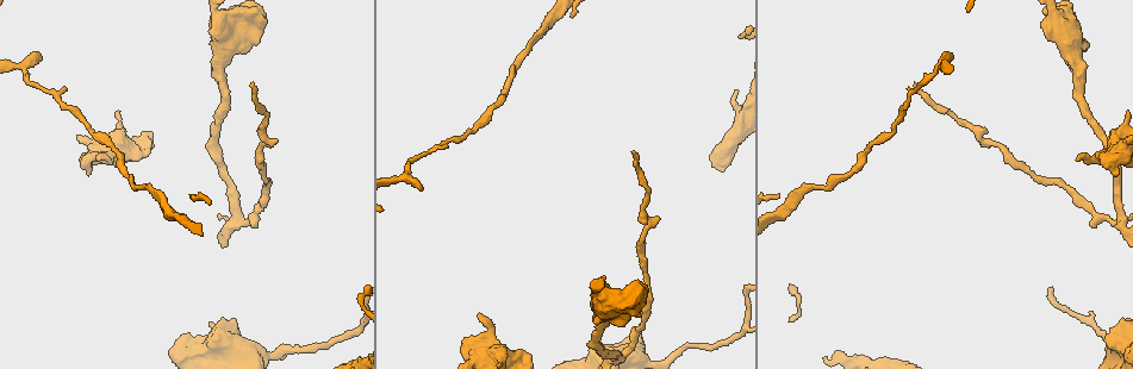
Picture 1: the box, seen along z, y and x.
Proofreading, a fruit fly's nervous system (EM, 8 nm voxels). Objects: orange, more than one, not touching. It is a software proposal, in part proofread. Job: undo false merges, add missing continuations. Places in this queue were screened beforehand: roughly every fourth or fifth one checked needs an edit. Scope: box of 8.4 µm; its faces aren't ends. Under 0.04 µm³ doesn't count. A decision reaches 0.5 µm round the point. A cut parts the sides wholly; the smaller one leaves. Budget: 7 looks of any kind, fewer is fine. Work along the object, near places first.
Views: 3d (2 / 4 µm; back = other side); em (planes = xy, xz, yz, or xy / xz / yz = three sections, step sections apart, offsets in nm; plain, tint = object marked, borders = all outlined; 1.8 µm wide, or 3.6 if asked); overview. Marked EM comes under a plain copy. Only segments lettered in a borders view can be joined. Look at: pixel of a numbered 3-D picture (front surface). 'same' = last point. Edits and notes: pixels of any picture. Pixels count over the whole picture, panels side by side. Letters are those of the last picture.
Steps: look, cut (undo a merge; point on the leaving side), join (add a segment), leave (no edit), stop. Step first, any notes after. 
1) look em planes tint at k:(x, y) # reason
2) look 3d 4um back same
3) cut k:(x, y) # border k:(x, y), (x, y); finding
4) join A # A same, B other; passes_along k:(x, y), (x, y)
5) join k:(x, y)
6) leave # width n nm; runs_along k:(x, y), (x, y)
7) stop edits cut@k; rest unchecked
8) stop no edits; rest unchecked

look em planes borders at 1:(914, 84) # tapers out

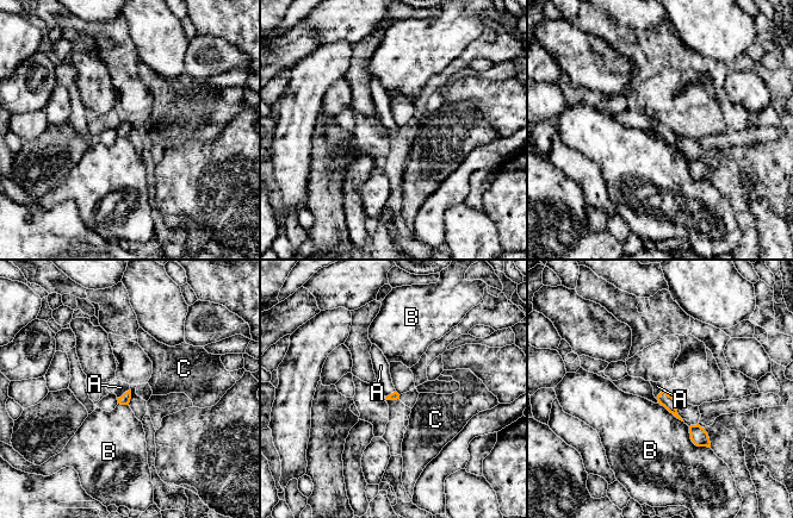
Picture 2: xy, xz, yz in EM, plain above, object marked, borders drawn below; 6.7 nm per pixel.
join A # A same, B other, C other; passes_along 2:(124, 399), (124, 393), (121, 387); it goes on there

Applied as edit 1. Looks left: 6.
look 3d 4um at 1:(257, 43) # branch stops here

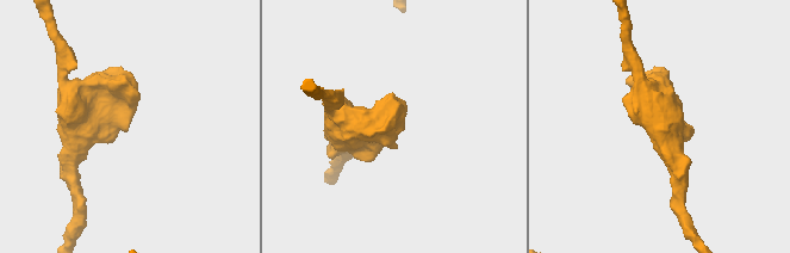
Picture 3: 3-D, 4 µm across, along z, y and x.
look em planes borders at 3:(128, 130) # shape alone is not enough

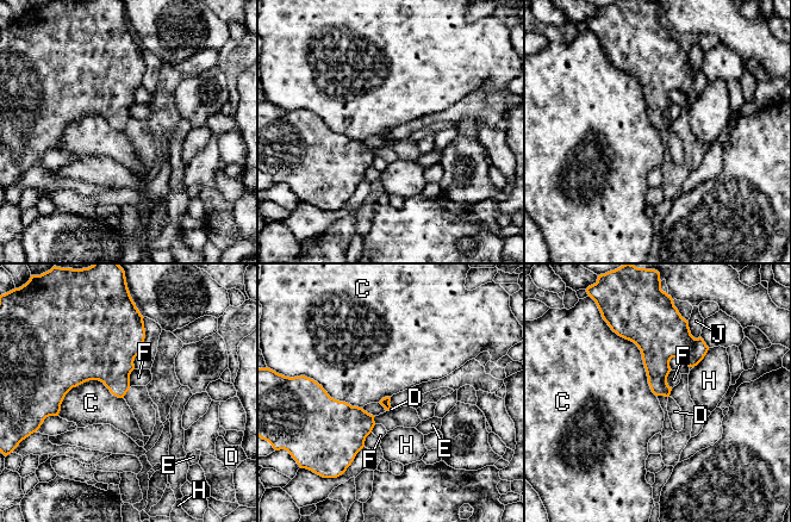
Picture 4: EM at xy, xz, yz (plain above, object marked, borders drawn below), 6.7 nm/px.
leave # C other, D other, E other, F other, H other, J other; border 4:(123, 398), (86, 380), (57, 415); no lettered segment goes on from it

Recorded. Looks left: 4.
look 3d 4um at 1:(952, 55) # an open end

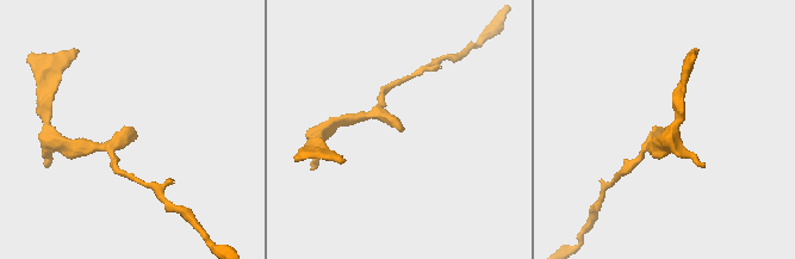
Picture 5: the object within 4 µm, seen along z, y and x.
look em yz step 8 borders at 5:(399, 131) # need the tissue

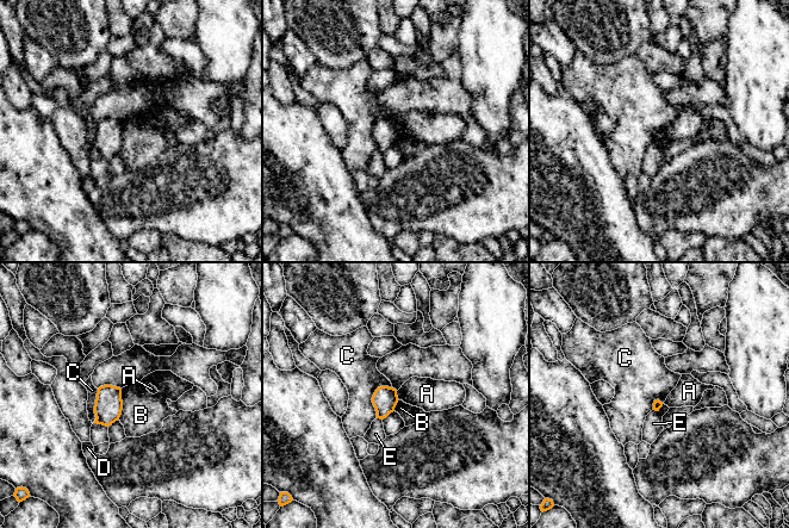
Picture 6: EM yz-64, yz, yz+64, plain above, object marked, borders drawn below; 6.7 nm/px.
leave # A other, B other, C other, D other, E other; border 6:(396, 391), (398, 398); none of them fits

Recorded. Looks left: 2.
stop edits join@2; rest unchecked

